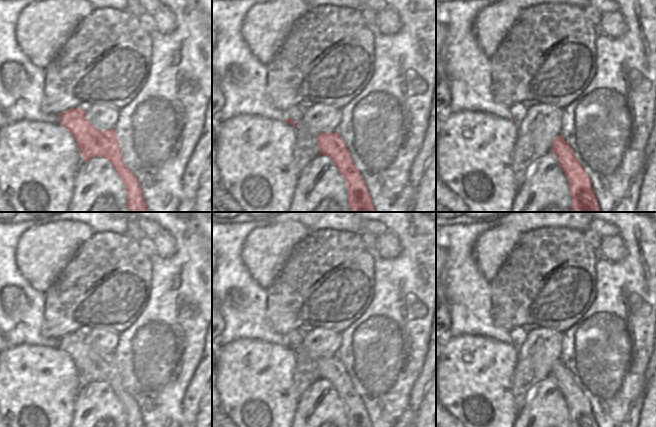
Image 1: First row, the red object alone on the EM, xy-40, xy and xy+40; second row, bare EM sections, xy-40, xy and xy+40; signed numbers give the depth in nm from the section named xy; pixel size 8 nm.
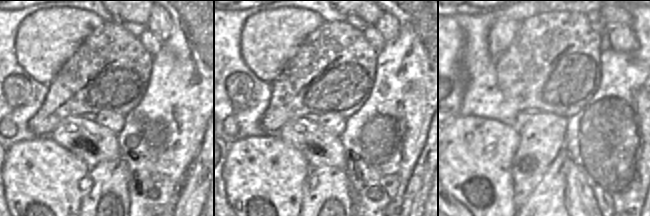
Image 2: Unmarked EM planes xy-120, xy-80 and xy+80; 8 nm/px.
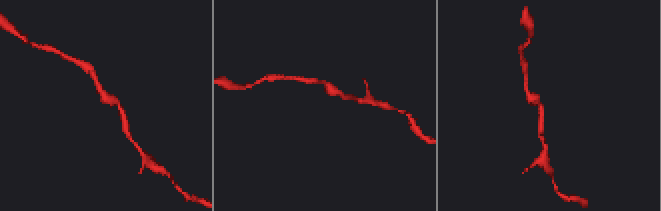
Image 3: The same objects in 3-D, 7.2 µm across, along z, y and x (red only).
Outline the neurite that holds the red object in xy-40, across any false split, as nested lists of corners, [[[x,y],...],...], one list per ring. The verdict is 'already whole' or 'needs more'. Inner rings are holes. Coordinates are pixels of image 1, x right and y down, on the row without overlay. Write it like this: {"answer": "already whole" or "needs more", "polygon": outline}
{"answer": "already whole", "polygon": [[[78,331],[60,338],[59,348],[71,356],[83,380],[83,386],[94,381],[109,384],[125,410],[127,427],[145,427],[137,402],[123,386],[114,353],[106,355],[96,353],[85,342],[85,335]]]}

